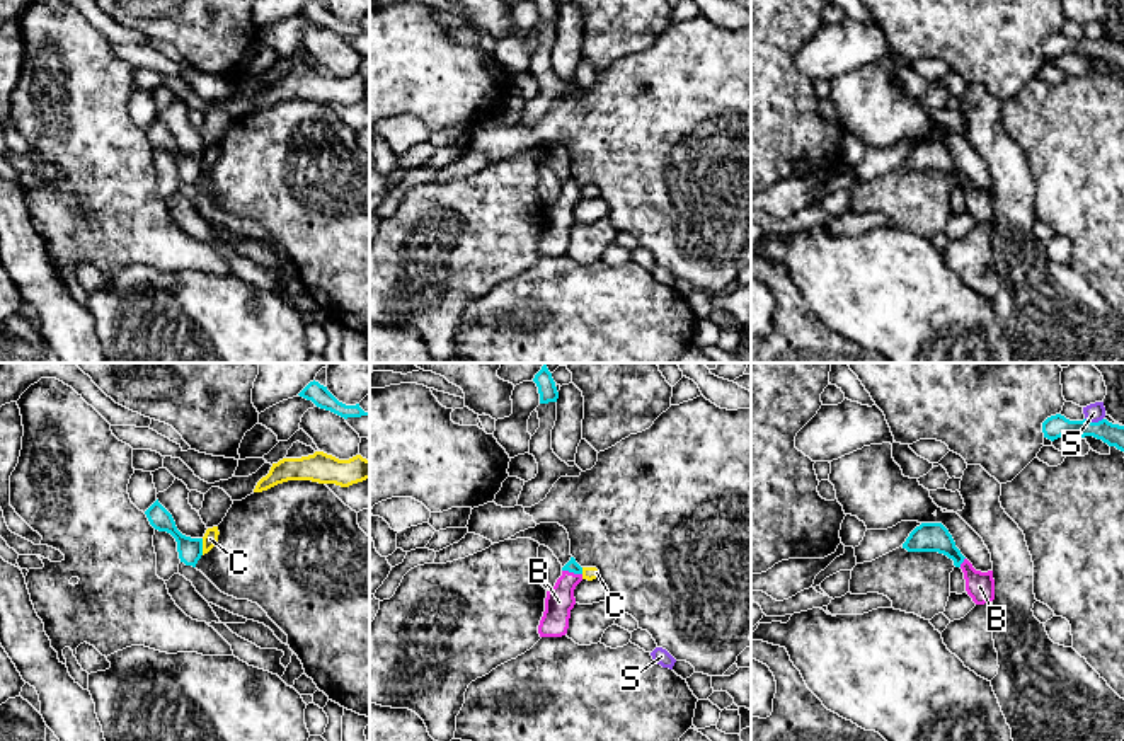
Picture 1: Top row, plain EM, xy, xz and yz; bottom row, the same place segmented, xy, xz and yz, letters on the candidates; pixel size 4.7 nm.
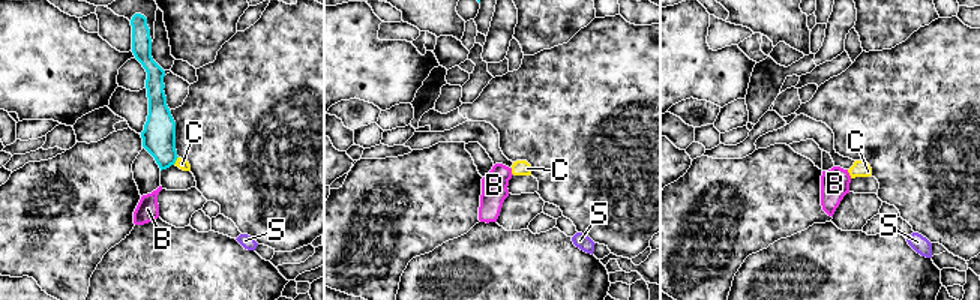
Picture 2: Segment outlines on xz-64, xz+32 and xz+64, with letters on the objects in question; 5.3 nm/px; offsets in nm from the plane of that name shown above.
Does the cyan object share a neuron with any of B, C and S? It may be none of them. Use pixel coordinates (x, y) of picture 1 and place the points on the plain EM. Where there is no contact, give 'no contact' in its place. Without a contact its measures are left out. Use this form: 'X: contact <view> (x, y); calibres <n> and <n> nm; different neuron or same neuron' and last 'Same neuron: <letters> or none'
B: contact xz (573, 189); calibres 60 and 140 nm; same neuron
C: contact xy (201, 166); calibres 110 and 70 nm; different neuron
S: contact yz (1094, 41); calibres 110 and 90 nm; different neuron
Same neuron: B

